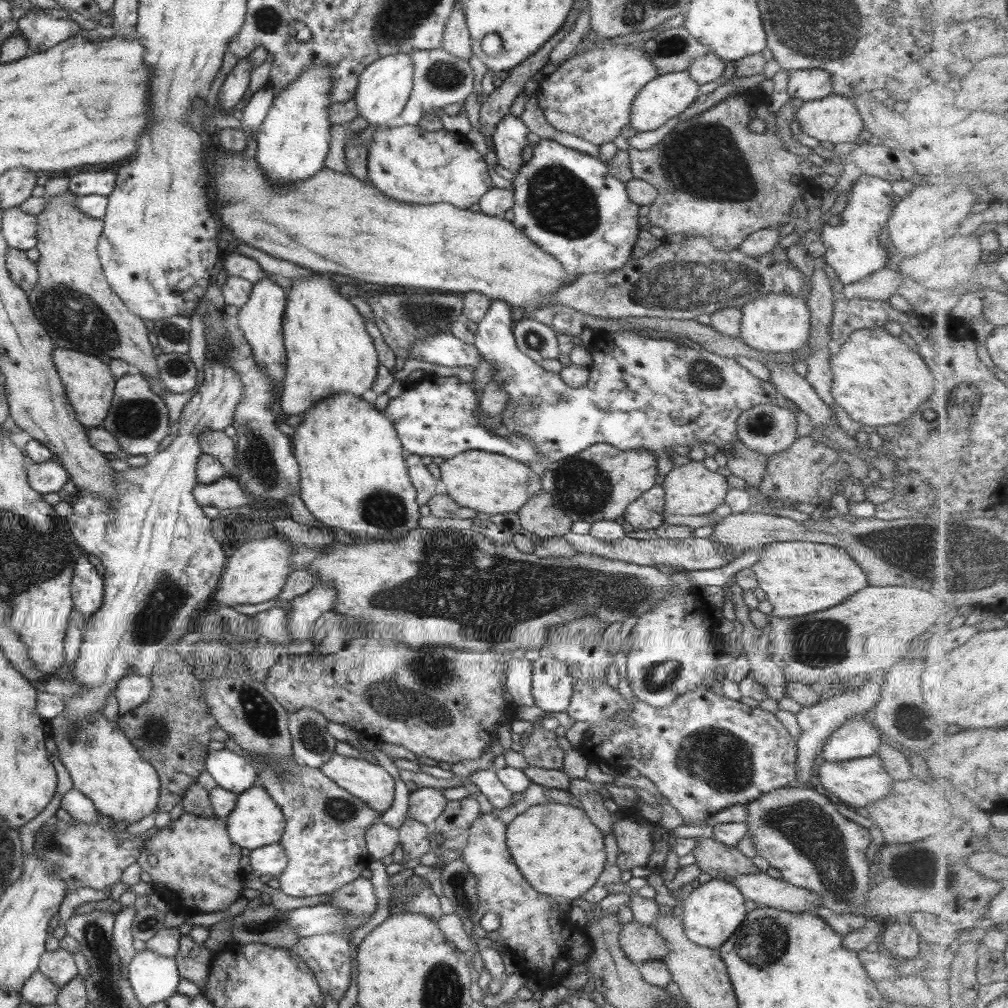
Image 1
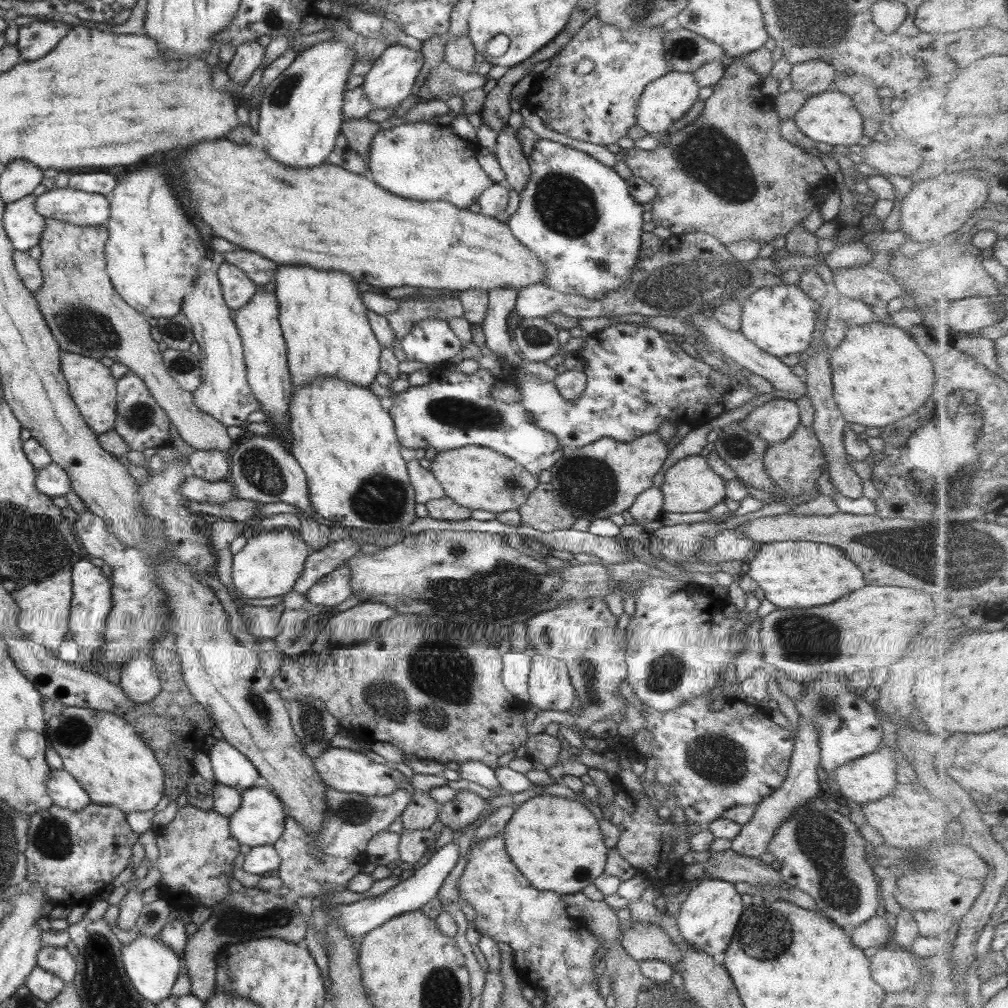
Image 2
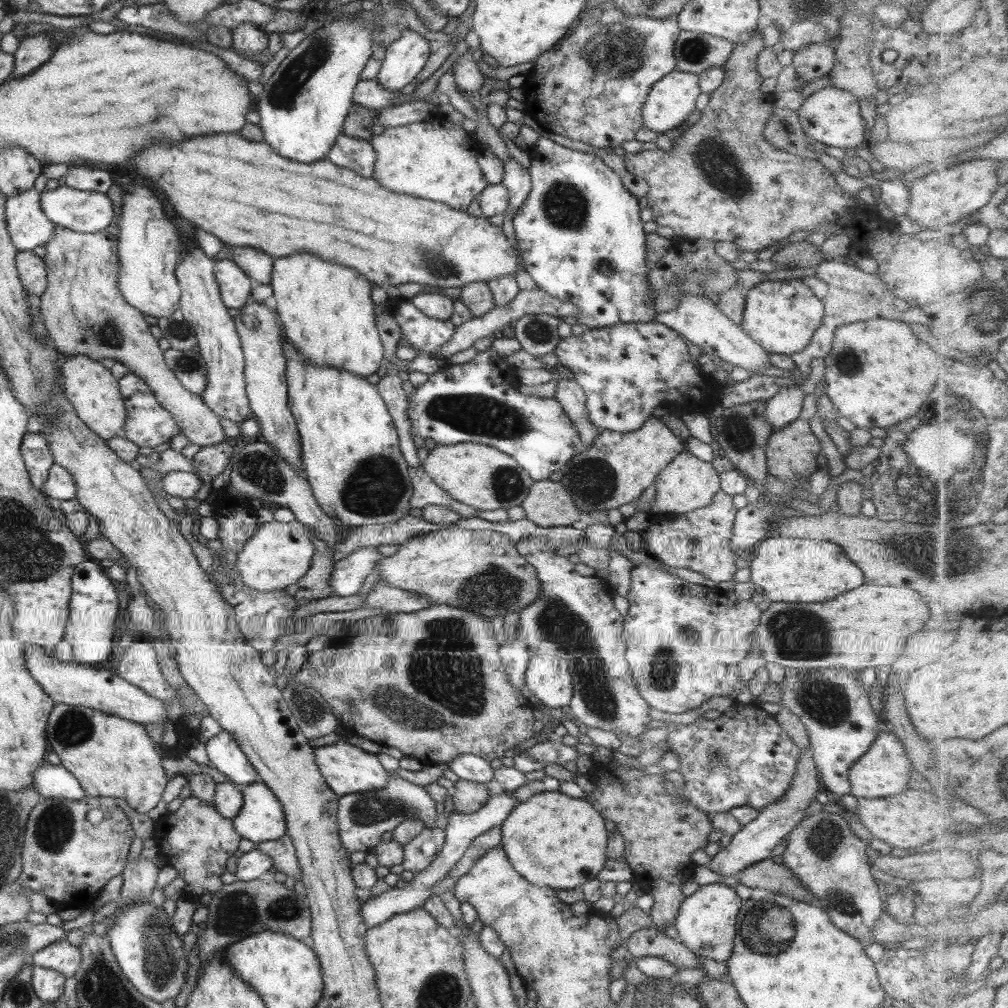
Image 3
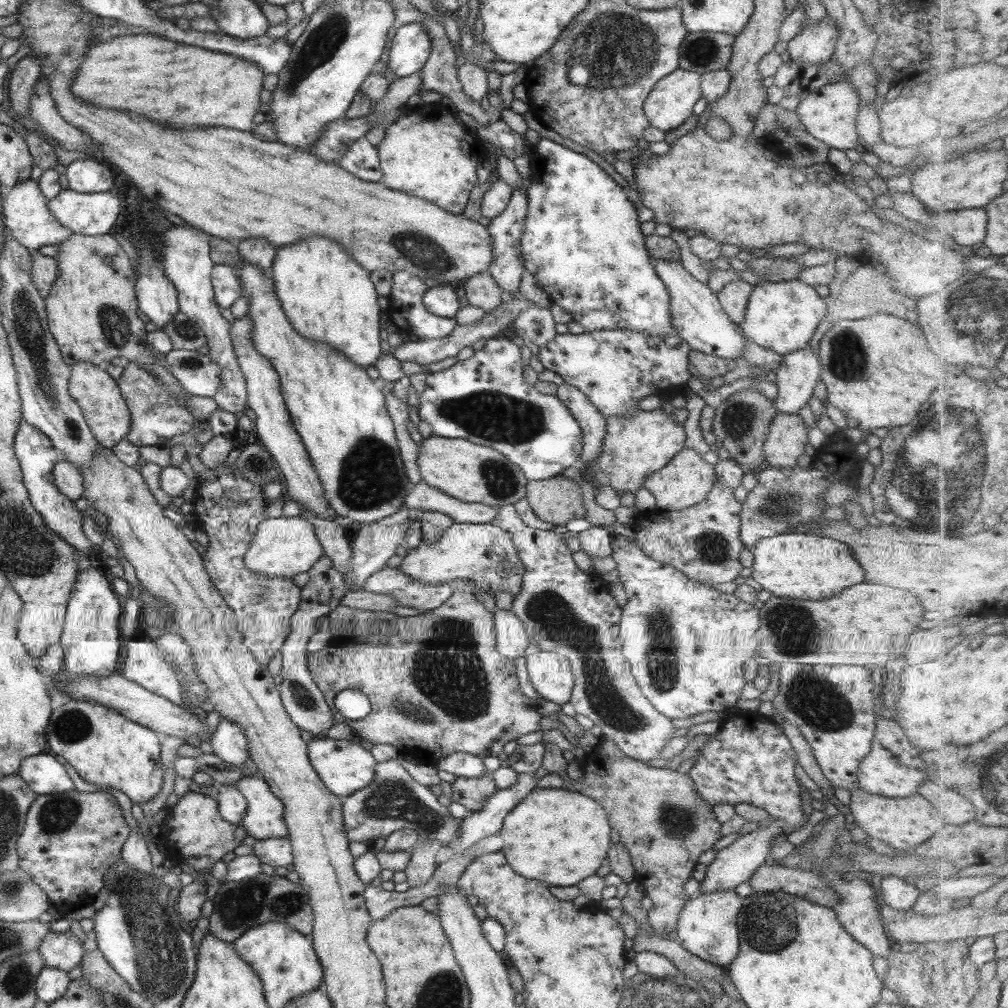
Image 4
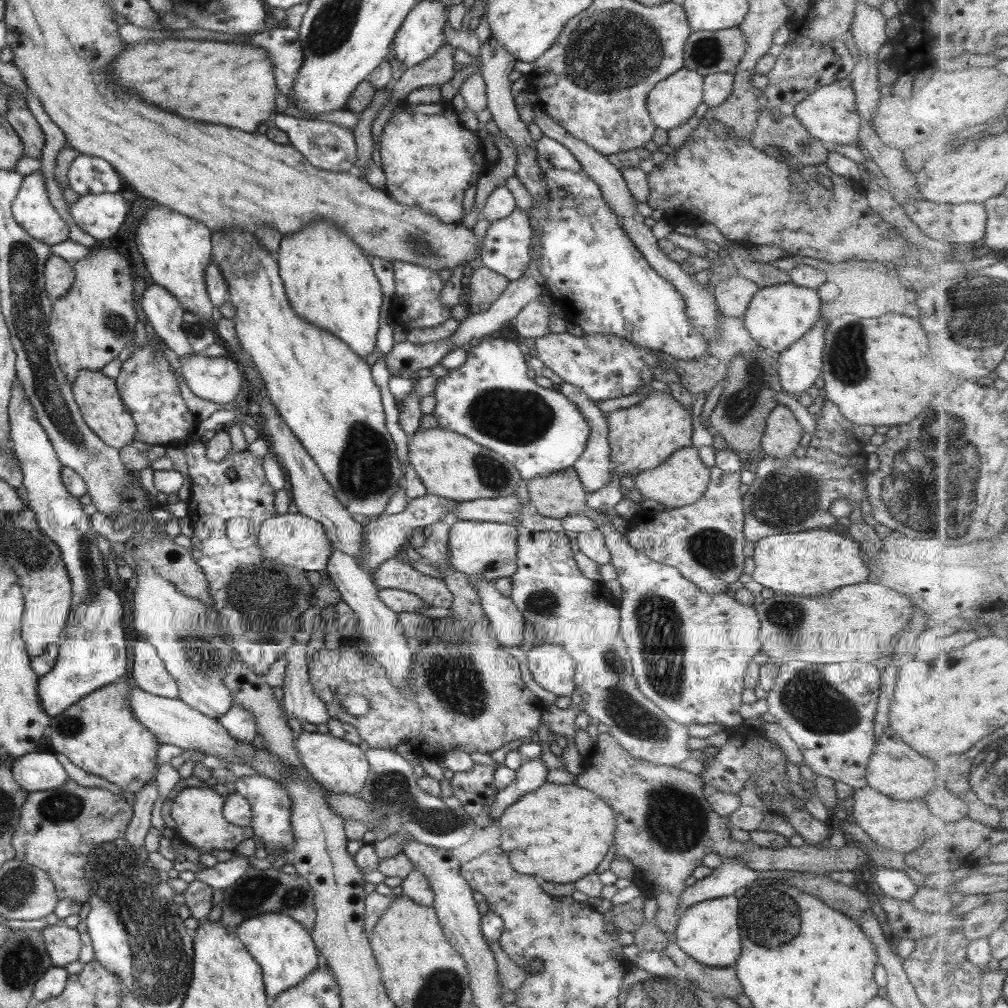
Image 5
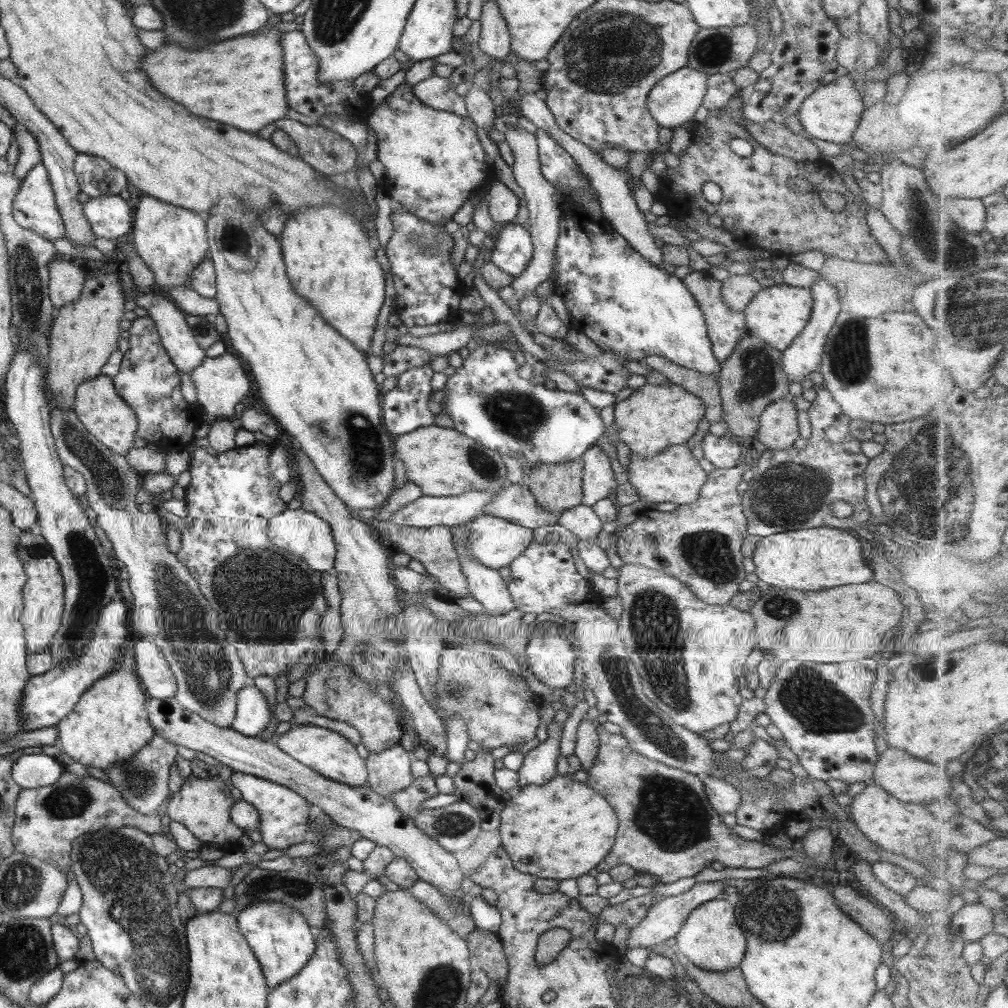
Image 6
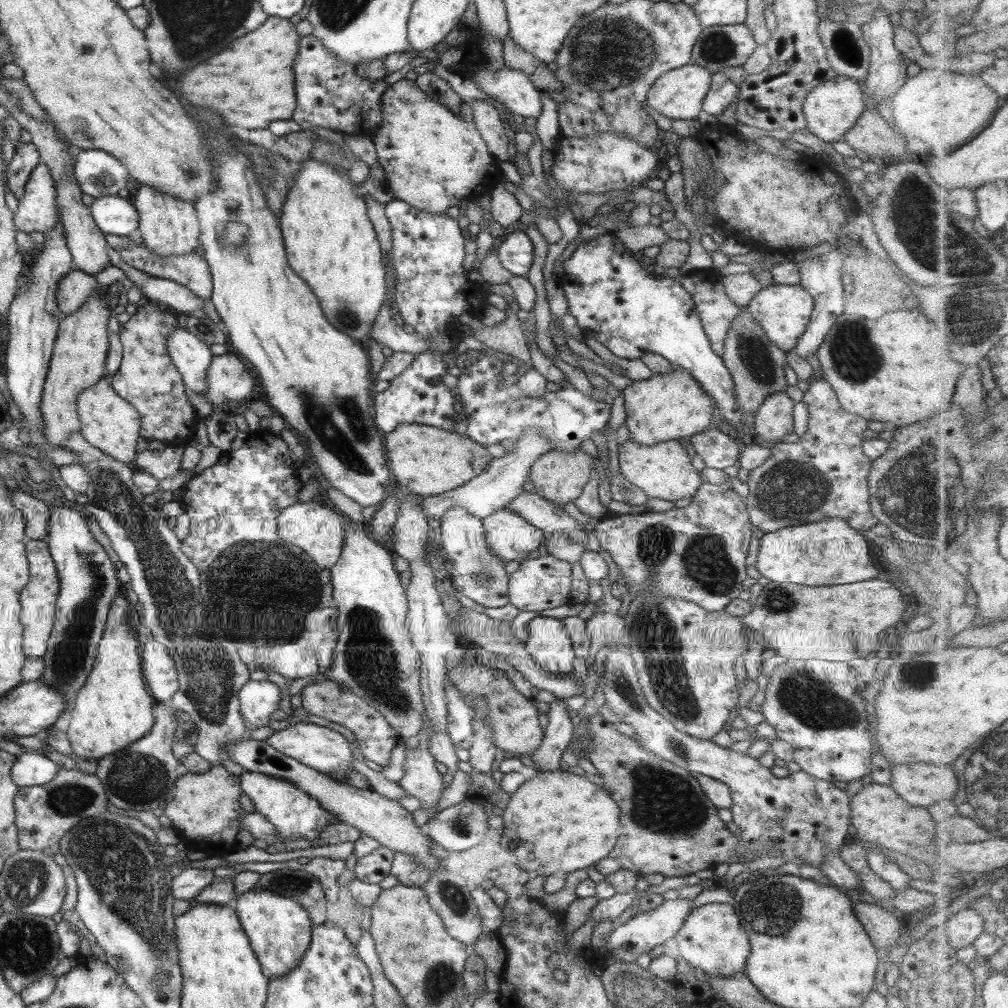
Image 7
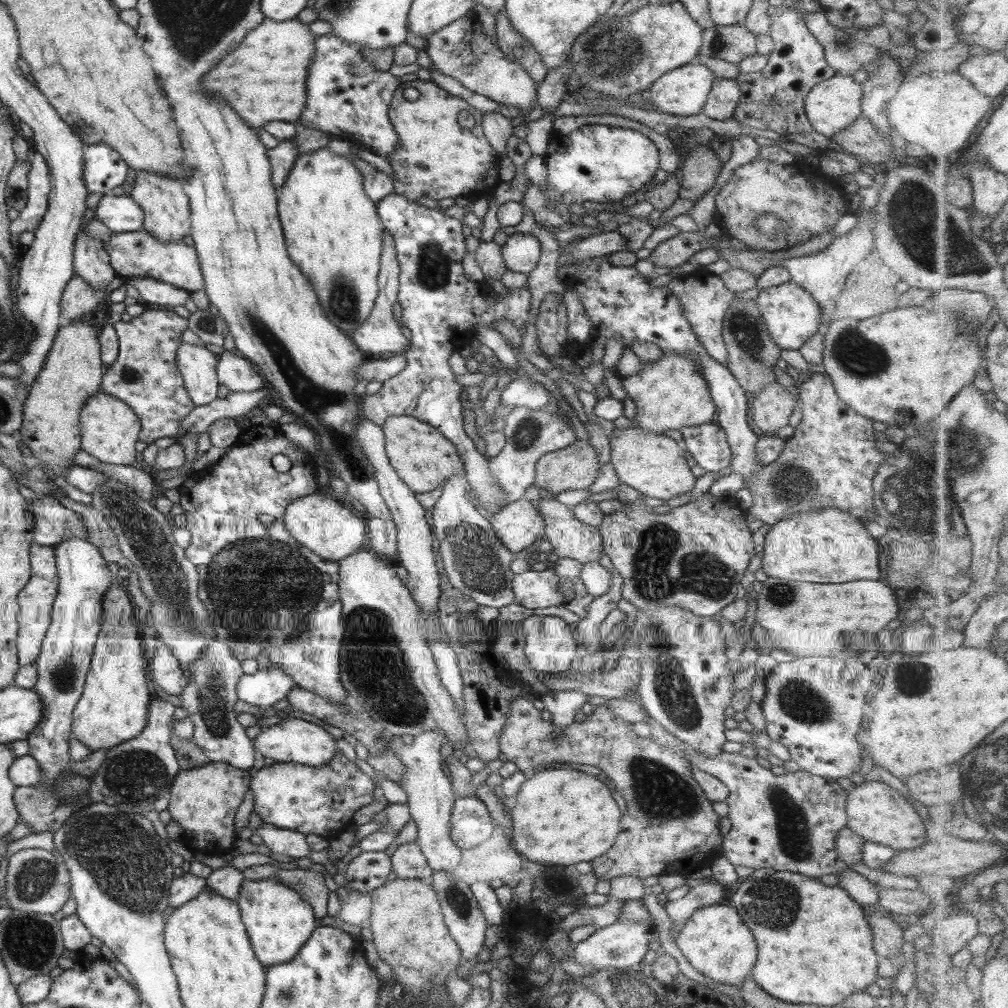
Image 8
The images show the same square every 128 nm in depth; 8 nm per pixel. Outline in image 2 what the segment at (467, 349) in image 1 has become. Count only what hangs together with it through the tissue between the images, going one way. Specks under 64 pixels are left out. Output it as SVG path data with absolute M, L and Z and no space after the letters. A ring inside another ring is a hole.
M427 318L415 322L411 330L401 338L399 347L405 353L406 366L433 367L461 352L460 341L447 323L439 318Z

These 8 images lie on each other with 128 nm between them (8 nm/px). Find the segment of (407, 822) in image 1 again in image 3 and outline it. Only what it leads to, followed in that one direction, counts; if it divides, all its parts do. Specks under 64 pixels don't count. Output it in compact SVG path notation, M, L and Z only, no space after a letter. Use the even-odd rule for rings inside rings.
M425 827L415 838L402 845L404 870L422 871L435 859L444 843L444 830Z

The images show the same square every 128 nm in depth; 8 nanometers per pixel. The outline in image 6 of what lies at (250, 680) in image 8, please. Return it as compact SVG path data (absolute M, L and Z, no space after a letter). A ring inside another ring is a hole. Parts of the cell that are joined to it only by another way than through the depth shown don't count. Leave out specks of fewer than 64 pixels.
M254 686L241 688L236 697L235 717L231 729L243 736L258 737L271 714L265 698Z

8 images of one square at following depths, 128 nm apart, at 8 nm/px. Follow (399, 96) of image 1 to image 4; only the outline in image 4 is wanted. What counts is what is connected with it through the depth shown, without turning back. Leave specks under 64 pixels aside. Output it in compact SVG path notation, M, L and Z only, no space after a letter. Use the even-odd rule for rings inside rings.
M409 22L398 25L388 51L388 67L396 78L419 71L430 52L429 36L423 24Z

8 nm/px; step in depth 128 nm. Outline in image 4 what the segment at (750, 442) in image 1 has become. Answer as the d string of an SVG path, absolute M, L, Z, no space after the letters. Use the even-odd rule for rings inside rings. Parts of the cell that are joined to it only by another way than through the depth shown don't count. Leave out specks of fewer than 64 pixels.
M809 344L801 350L781 355L779 368L774 371L777 394L772 402L776 412L779 412L779 414L796 414L797 410L801 410L803 406L807 405L813 387L819 380L820 368L819 356L810 349Z

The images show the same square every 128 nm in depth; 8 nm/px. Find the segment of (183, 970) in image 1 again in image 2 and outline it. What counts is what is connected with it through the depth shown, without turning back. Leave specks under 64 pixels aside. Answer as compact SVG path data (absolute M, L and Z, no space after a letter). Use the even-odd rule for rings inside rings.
M243 887L243 892L230 892L229 897L211 906L210 915L198 929L188 937L183 950L183 962L190 980L190 993L205 1001L215 990L215 958L221 957L221 948L228 944L261 938L281 938L298 944L305 938L306 916L295 903L285 904L282 896L275 892L263 892L256 887Z

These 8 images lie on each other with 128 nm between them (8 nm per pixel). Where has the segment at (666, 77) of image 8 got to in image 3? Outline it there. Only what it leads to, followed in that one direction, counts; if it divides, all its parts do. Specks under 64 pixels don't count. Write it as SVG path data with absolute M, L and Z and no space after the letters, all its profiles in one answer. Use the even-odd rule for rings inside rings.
M677 70L668 72L663 78L653 83L649 89L641 109L643 127L662 134L679 126L687 118L687 115L695 109L694 104L699 93L701 92L698 85L698 75Z

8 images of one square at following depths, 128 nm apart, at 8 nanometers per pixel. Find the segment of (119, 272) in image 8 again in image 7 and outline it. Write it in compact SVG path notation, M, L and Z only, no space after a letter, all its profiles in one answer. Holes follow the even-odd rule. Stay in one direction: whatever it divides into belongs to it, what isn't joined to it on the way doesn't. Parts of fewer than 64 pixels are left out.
M135 234L135 242L129 242L125 248L115 247L115 251L121 255L121 261L127 264L127 267L143 272L151 277L161 278L175 282L183 287L187 287L193 294L199 298L208 299L211 296L212 281L207 261L194 252L185 254L185 256L157 256L149 248L143 246L140 238Z

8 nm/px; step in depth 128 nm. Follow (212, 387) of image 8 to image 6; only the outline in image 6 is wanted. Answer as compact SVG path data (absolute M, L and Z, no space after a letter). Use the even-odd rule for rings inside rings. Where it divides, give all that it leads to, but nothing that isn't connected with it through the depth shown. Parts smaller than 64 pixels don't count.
M144 293L135 296L133 301L135 306L143 308L151 316L151 320L153 320L159 334L161 346L165 349L169 360L175 365L175 368L178 371L191 374L191 371L195 367L198 367L201 361L205 359L205 349L197 344L194 334L187 326L184 312L181 312L175 307L173 301L170 301L167 297L163 297L163 295Z

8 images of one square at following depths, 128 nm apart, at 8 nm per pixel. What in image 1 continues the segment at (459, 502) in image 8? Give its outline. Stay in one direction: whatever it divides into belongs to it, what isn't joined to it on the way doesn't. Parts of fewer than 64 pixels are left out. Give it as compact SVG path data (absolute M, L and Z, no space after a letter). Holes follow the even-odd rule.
M511 658L504 667L504 684L516 706L533 706L531 695L532 664L525 658Z

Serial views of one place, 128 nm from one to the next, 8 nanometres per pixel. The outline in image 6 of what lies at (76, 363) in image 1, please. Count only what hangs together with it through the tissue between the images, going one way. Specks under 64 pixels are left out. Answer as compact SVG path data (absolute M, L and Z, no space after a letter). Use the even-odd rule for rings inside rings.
M100 374L76 388L73 409L76 418L89 434L121 456L125 456L125 453L133 447L133 436L138 425L135 414L130 409L123 399L117 396L111 377Z

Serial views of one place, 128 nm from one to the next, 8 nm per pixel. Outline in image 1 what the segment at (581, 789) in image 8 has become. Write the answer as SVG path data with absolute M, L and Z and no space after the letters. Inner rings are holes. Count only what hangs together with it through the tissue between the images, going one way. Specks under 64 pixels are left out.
M574 803L533 804L515 816L505 830L505 844L513 864L535 892L568 901L581 898L596 884L606 864L603 837Z

